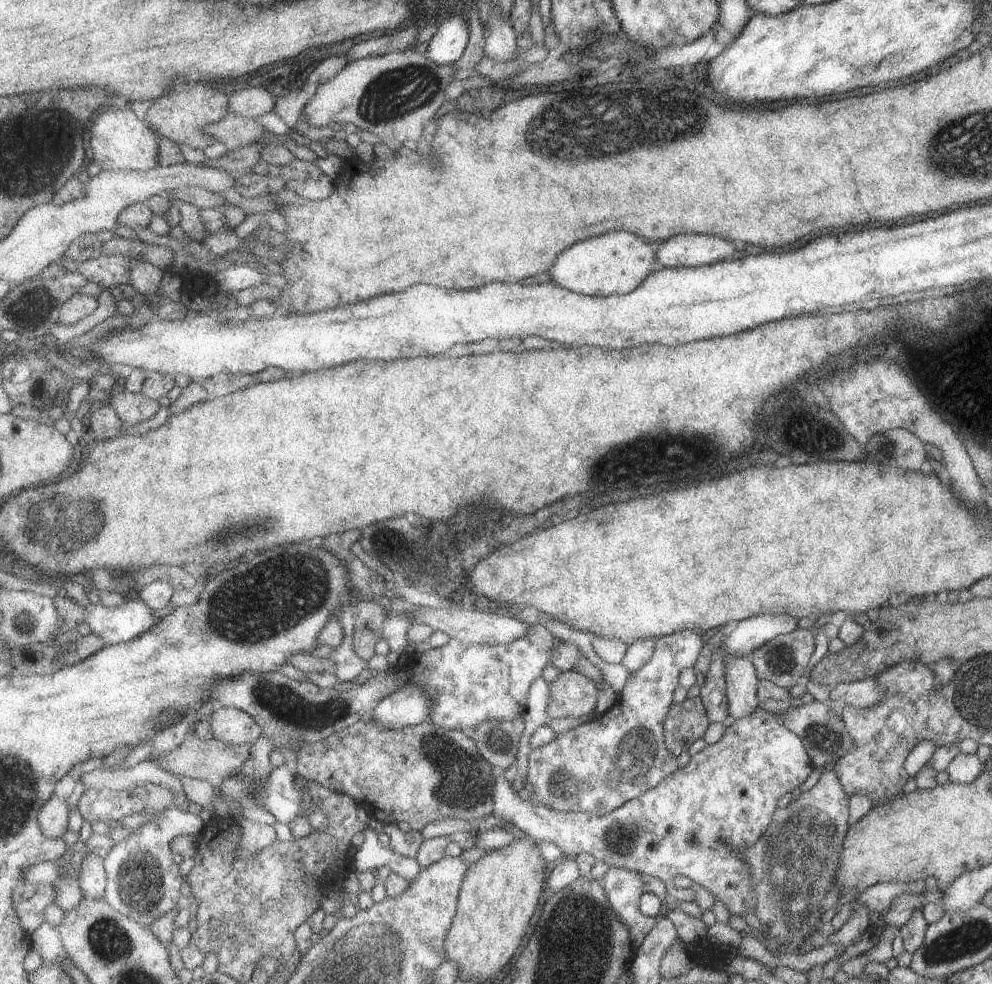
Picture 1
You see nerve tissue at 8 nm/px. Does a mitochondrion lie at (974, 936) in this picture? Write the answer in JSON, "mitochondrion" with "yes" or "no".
{"mitochondrion":"yes"}

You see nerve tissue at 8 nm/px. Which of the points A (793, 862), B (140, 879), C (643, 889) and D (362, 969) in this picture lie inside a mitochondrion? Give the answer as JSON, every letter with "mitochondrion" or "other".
{"A":"mitochondrion","B":"mitochondrion","C":"other","D":"mitochondrion"}

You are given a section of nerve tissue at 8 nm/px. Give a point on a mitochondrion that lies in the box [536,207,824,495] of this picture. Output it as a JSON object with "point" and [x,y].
{"point":[682,452]}

